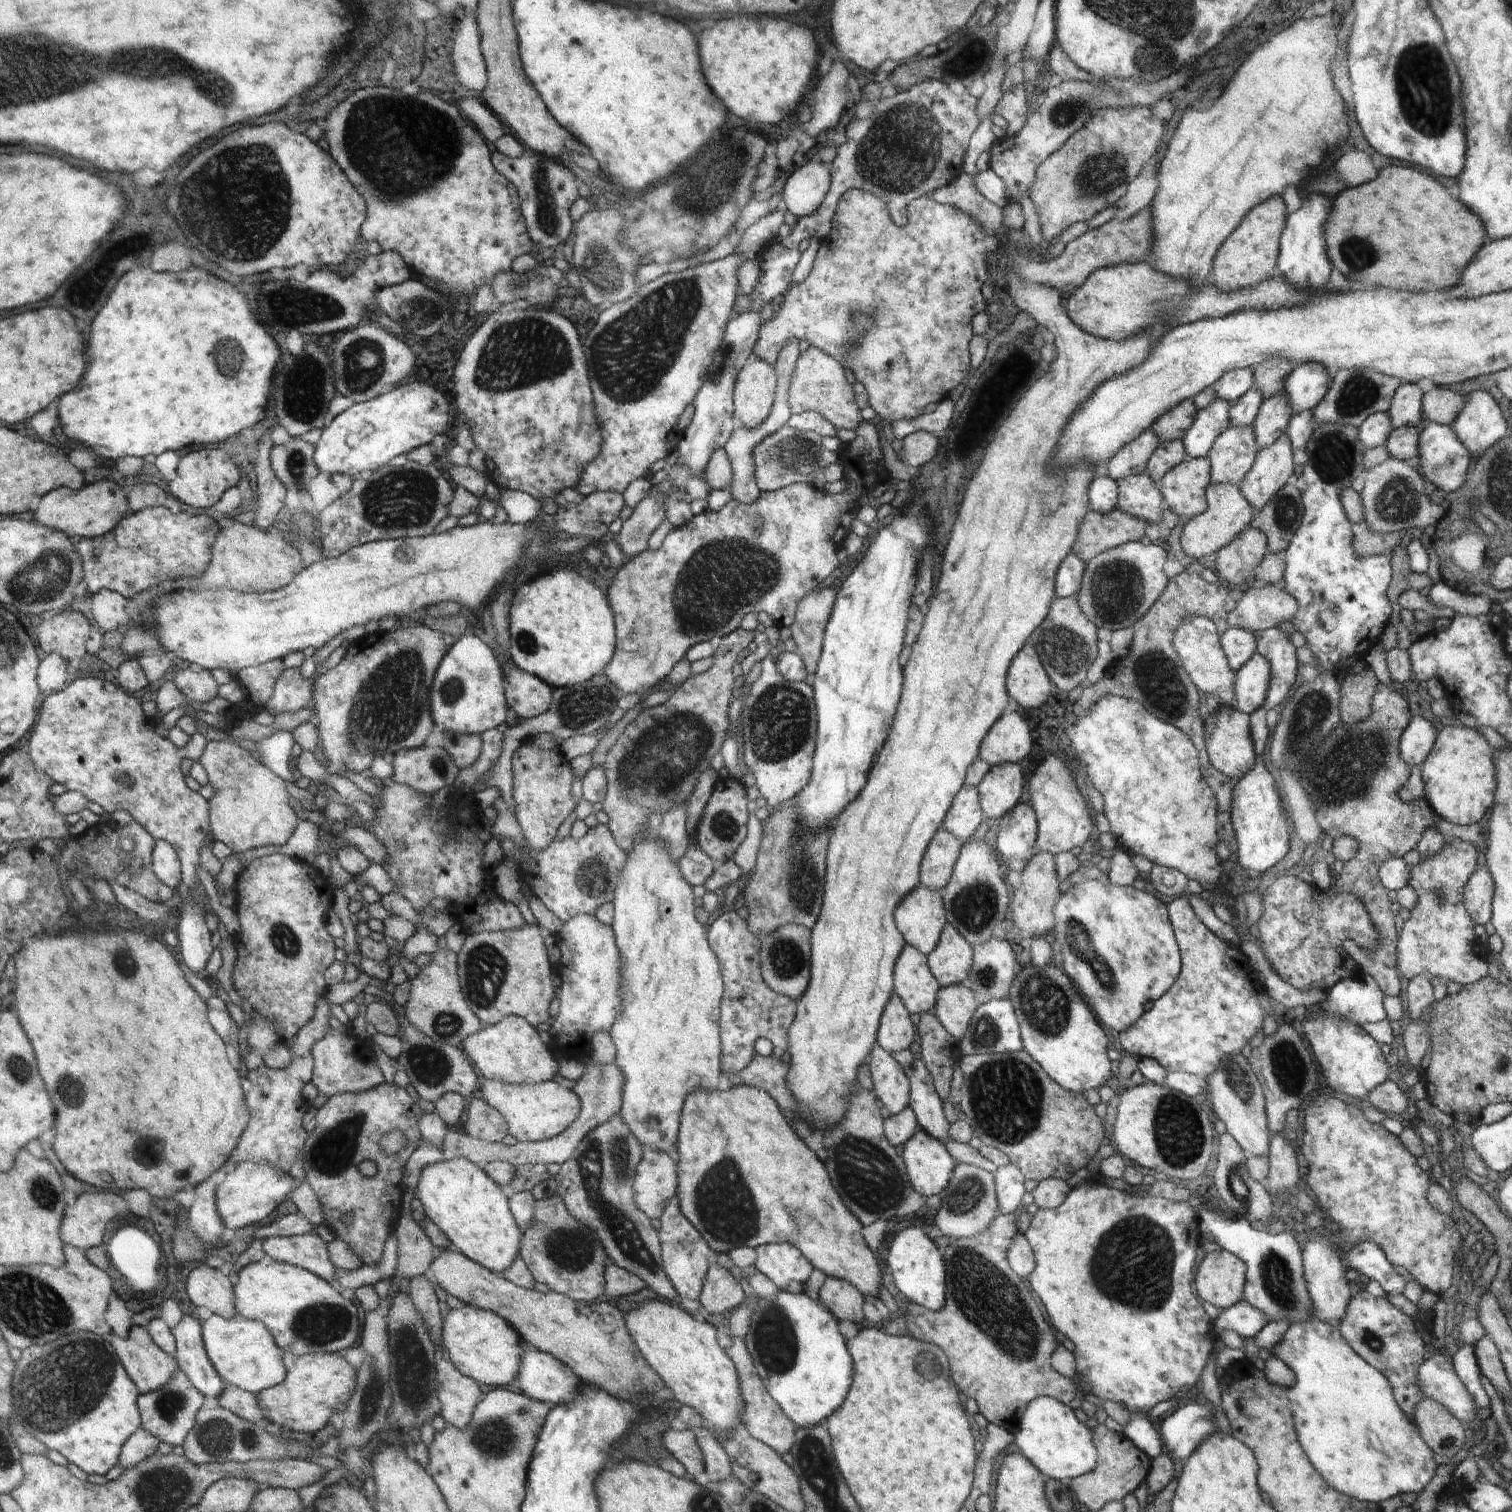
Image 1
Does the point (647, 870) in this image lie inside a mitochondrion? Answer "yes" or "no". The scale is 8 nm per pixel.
no

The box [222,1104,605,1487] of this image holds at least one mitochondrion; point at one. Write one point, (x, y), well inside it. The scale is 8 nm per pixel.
(412, 1379)

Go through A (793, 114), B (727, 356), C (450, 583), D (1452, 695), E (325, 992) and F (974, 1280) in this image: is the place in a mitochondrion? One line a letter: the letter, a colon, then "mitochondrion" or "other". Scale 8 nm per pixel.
A: other
B: mitochondrion
C: other
D: other
E: other
F: mitochondrion

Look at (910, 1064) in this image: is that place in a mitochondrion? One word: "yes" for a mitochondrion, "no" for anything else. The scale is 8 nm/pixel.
yes

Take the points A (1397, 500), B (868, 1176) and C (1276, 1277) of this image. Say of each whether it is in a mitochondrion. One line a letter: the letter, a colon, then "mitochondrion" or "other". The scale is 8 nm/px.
A: mitochondrion
B: mitochondrion
C: mitochondrion

